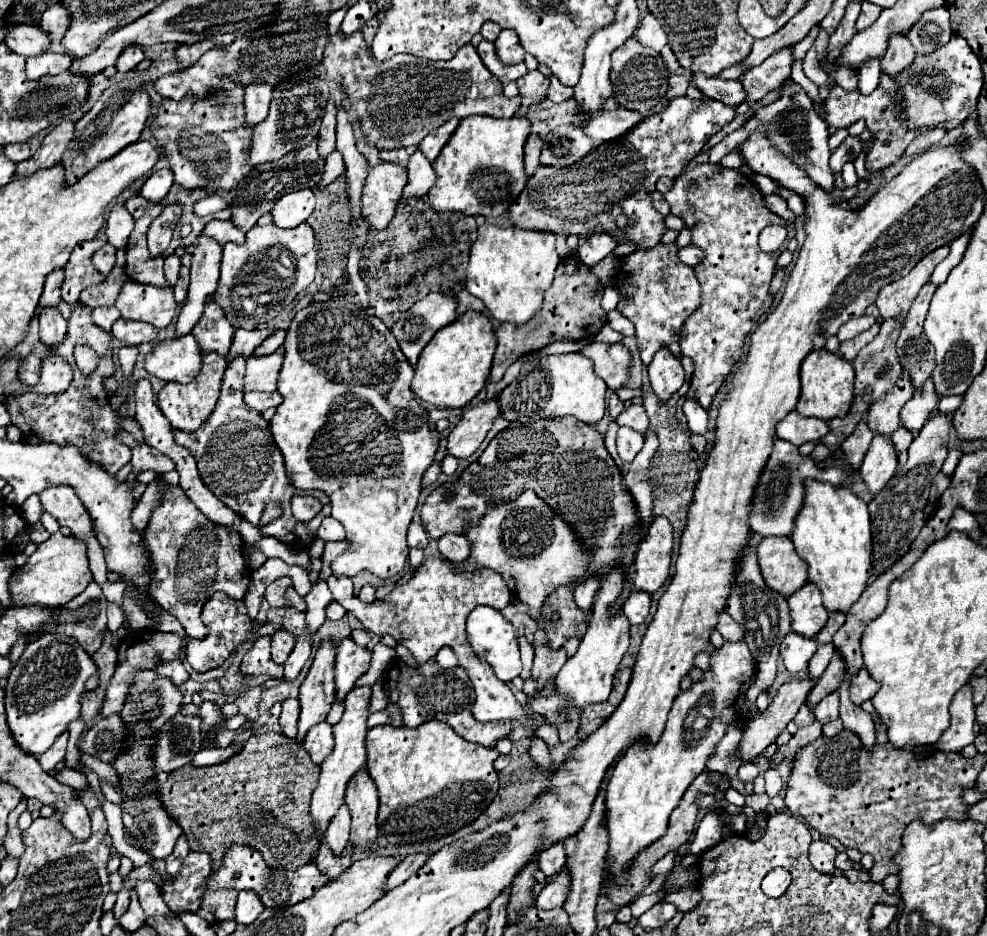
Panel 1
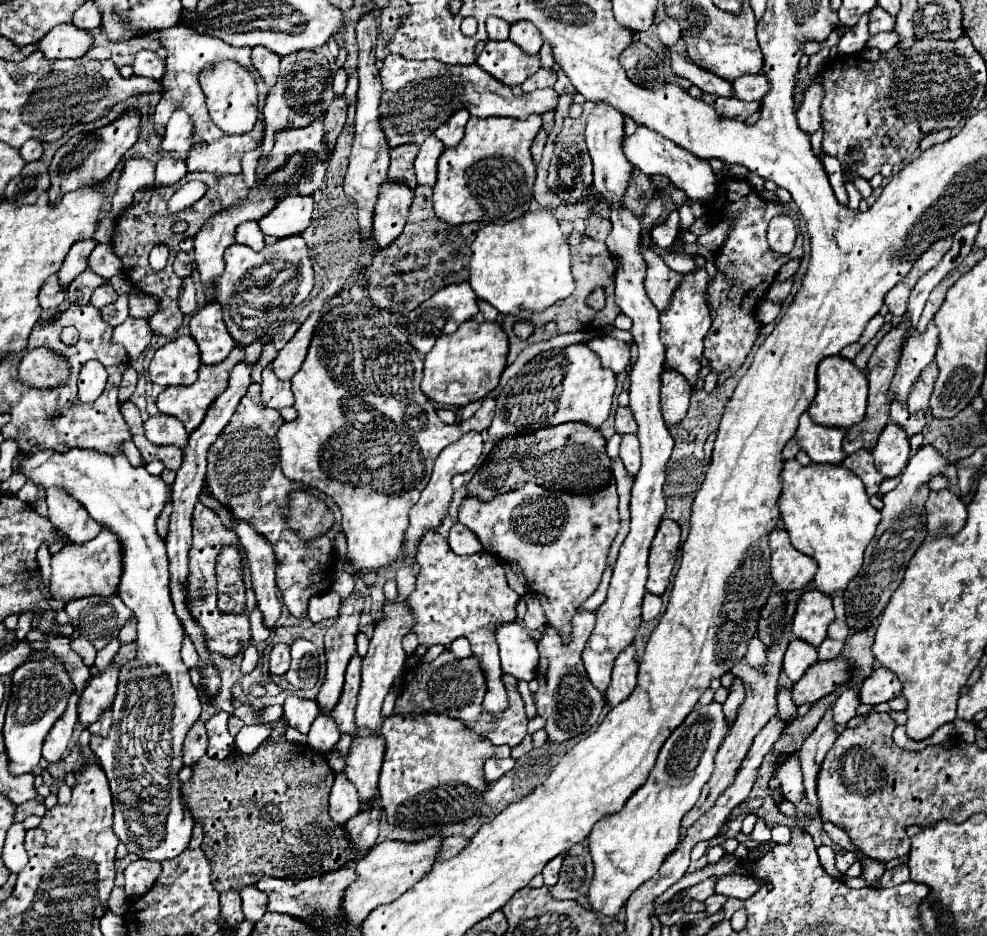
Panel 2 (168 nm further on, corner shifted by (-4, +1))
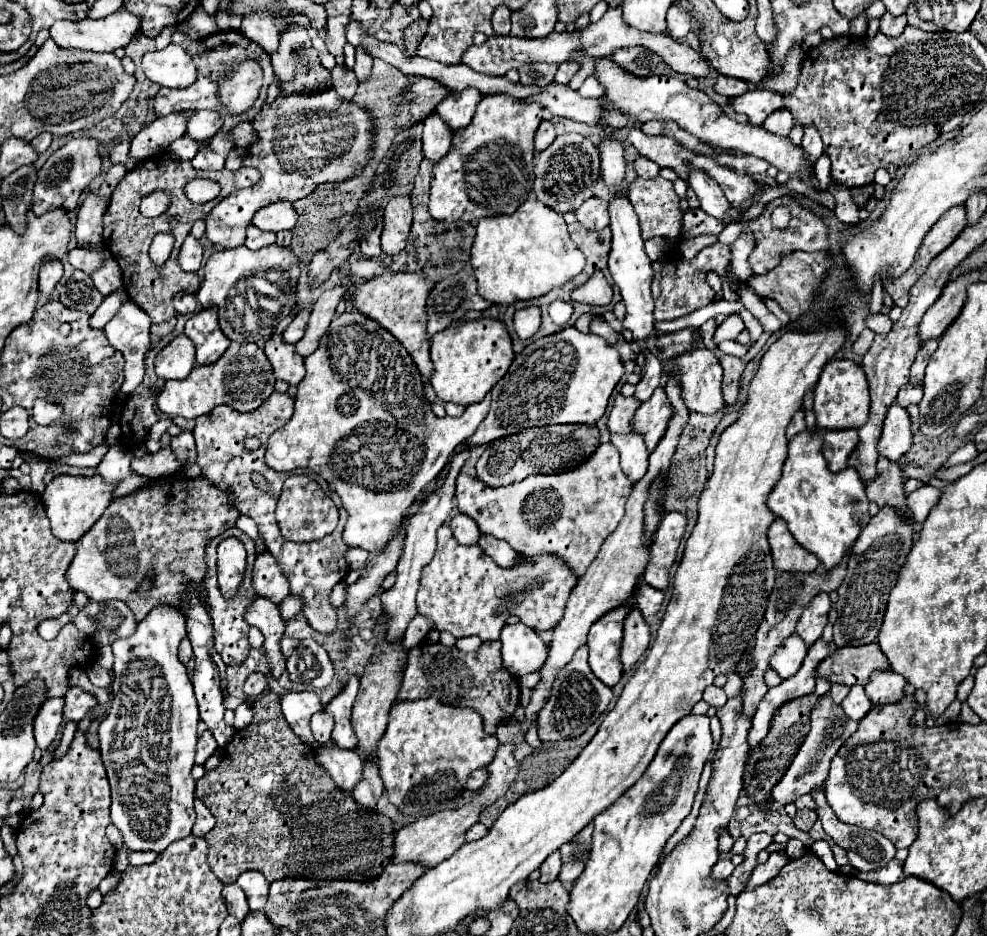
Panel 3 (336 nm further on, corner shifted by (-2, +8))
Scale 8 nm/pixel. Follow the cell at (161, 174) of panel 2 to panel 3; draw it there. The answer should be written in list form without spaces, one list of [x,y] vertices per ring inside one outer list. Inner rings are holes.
[[[181,136],[179,140],[175,140],[171,146],[169,146],[169,154],[177,160],[191,160],[195,158],[195,154],[199,152],[201,148],[201,142],[195,142],[193,138],[187,138],[187,136]]]

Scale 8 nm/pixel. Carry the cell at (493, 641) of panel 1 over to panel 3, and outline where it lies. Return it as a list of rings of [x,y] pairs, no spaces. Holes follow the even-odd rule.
[[[511,624],[501,630],[503,642],[503,666],[517,678],[539,672],[547,660],[549,648],[539,634],[525,624]]]

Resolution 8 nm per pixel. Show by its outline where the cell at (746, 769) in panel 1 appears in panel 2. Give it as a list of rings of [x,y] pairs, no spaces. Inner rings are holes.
[[[797,753],[785,757],[781,765],[775,769],[775,777],[781,781],[781,789],[787,791],[789,801],[799,801],[803,795],[803,777],[801,777],[801,765]]]

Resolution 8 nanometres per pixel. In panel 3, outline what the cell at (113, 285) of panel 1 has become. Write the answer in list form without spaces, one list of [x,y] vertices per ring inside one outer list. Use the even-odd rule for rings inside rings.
[[[113,256],[105,258],[101,270],[95,270],[95,272],[91,274],[91,278],[93,278],[95,288],[97,288],[103,296],[107,296],[107,294],[111,294],[111,292],[115,292],[115,290],[119,290],[119,288],[123,286],[123,284],[121,284],[121,270],[119,270],[119,264],[115,262]]]

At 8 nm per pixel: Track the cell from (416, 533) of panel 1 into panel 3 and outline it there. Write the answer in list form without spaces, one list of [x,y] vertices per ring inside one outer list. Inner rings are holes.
[[[445,522],[437,530],[435,558],[421,574],[417,610],[435,622],[435,630],[451,632],[455,638],[479,636],[485,642],[497,640],[511,614],[523,620],[529,628],[553,630],[563,618],[569,592],[577,584],[575,572],[567,570],[567,566],[557,560],[559,558],[551,558],[551,554],[539,554],[539,558],[521,556],[515,566],[501,568],[479,548],[479,544],[457,544]]]

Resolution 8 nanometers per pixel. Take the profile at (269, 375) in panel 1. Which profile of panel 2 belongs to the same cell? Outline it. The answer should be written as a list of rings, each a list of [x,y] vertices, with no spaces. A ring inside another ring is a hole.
[[[311,313],[305,319],[305,323],[299,327],[299,331],[293,335],[293,339],[269,363],[269,365],[273,365],[273,373],[277,373],[277,379],[289,381],[297,373],[297,369],[301,367],[301,363],[307,355],[307,347],[309,347],[309,341],[311,341],[311,335],[313,335],[313,329],[315,329],[319,317],[321,317],[321,313]]]

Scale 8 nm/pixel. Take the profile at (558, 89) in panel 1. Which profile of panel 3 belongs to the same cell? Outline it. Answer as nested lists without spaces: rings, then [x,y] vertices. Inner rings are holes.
[[[563,62],[555,74],[557,84],[569,84],[569,80],[575,76],[575,72],[581,68],[579,62]]]

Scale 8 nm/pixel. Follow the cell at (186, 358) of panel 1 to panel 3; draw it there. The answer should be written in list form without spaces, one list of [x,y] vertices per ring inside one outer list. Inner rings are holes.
[[[181,334],[171,340],[155,358],[155,372],[163,380],[183,380],[195,366],[195,346]]]

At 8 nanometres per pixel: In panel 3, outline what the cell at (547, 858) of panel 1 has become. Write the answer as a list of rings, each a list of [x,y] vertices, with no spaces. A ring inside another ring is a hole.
[[[555,852],[555,854],[551,854],[551,856],[547,856],[547,860],[541,864],[541,882],[553,882],[553,880],[557,880],[557,876],[559,876],[559,870],[561,870],[561,854],[559,852]]]

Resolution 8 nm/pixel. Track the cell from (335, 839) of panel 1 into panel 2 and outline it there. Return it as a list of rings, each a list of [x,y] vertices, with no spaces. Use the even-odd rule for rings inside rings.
[[[345,773],[335,777],[331,795],[329,795],[329,815],[335,825],[345,825],[349,817],[355,817],[361,811],[357,789],[347,781]]]

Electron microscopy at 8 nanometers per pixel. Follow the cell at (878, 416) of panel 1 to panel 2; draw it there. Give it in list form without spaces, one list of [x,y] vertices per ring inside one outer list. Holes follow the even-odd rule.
[[[929,323],[925,333],[913,333],[909,337],[889,387],[889,397],[893,403],[907,405],[907,397],[917,377],[933,361],[935,349],[937,349],[937,329],[933,323]]]

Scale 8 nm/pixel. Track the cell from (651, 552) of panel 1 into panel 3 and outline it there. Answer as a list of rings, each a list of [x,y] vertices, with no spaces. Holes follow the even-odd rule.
[[[667,512],[661,518],[659,528],[655,532],[655,540],[651,544],[651,560],[643,574],[649,586],[657,590],[667,590],[669,570],[675,564],[685,528],[687,528],[687,518],[681,512]]]

